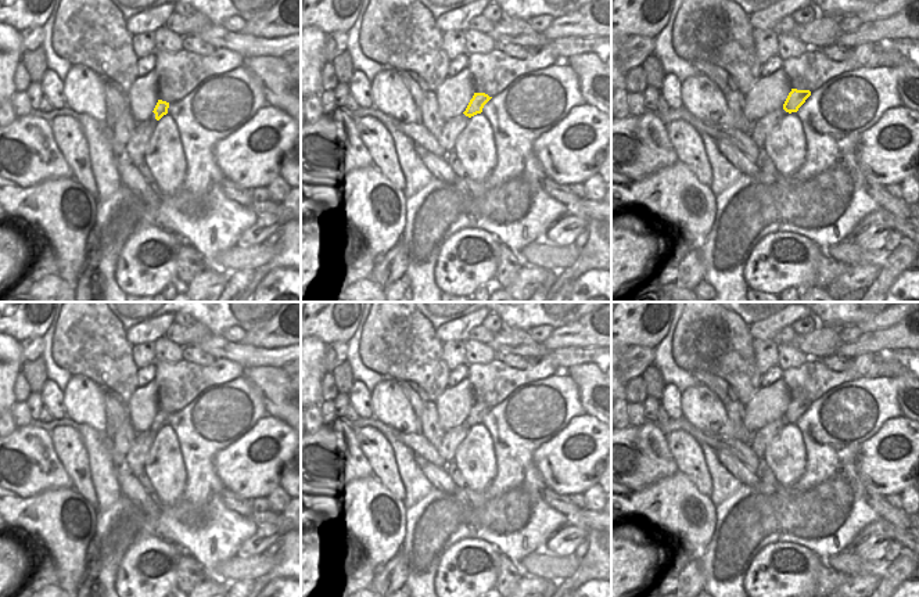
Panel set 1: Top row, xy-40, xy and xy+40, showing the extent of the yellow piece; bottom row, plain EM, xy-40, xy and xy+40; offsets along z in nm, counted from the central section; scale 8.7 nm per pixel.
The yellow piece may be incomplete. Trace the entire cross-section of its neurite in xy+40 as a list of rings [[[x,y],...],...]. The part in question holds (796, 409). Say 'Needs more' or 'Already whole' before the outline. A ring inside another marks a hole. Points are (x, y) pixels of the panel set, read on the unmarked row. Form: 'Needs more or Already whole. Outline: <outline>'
Already whole. Outline: [[[791,399],[791,402],[789,403],[789,406],[783,414],[783,420],[789,424],[797,422],[798,418],[805,413],[805,410],[809,406],[811,406],[809,400]]]

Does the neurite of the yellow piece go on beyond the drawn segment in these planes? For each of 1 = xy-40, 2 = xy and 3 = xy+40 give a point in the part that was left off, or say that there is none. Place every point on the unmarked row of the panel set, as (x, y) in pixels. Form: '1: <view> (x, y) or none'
1: none
2: none
3: none

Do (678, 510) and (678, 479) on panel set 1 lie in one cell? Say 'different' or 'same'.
same

